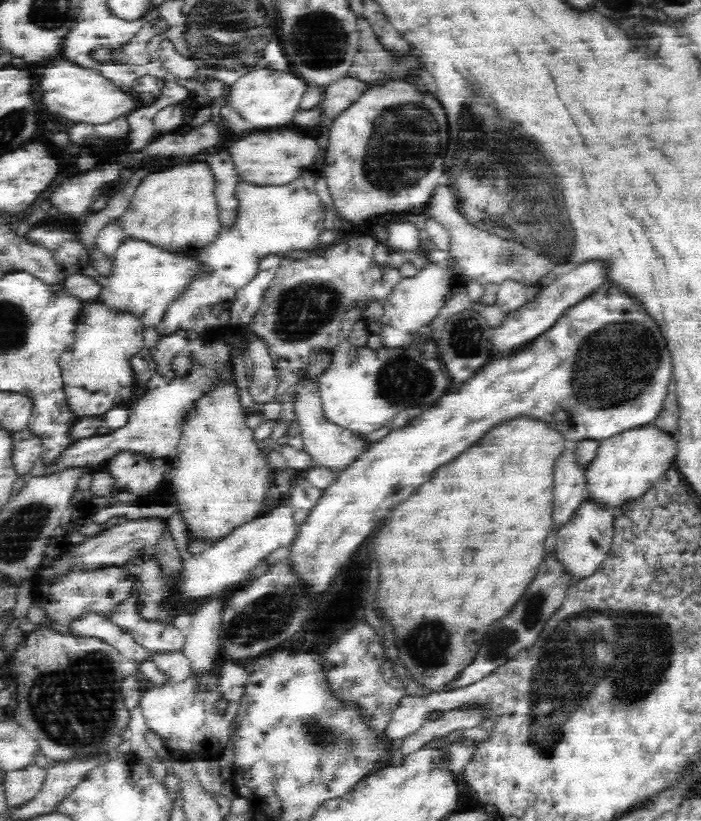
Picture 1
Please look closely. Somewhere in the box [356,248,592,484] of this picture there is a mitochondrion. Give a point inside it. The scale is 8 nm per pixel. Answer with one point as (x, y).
(401, 380)

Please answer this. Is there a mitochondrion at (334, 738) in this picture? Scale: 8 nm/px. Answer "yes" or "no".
yes

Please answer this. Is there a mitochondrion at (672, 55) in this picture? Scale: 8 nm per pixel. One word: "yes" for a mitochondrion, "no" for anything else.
no

